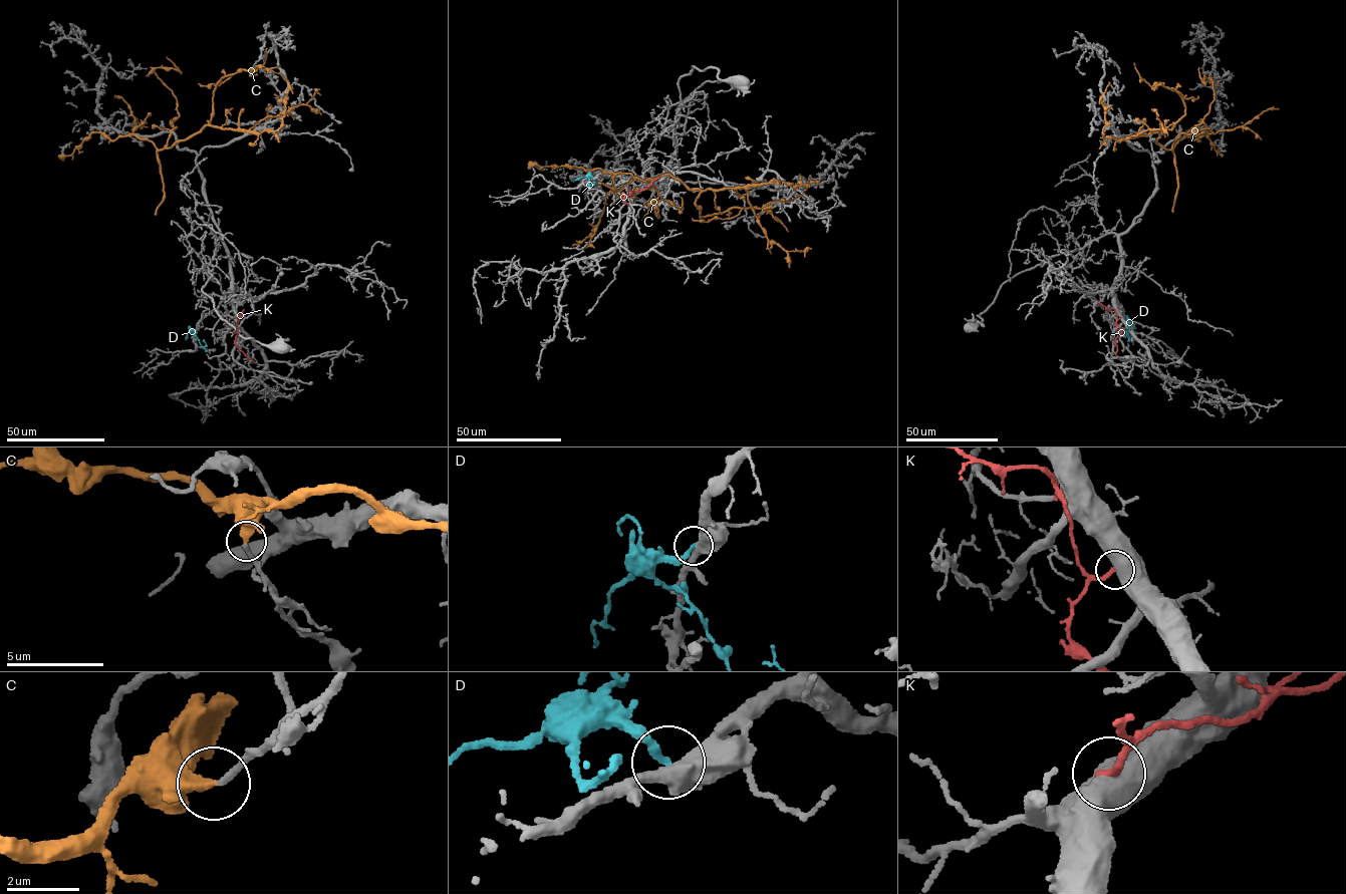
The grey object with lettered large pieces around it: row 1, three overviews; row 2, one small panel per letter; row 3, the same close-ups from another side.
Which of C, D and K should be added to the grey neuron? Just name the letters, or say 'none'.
none

